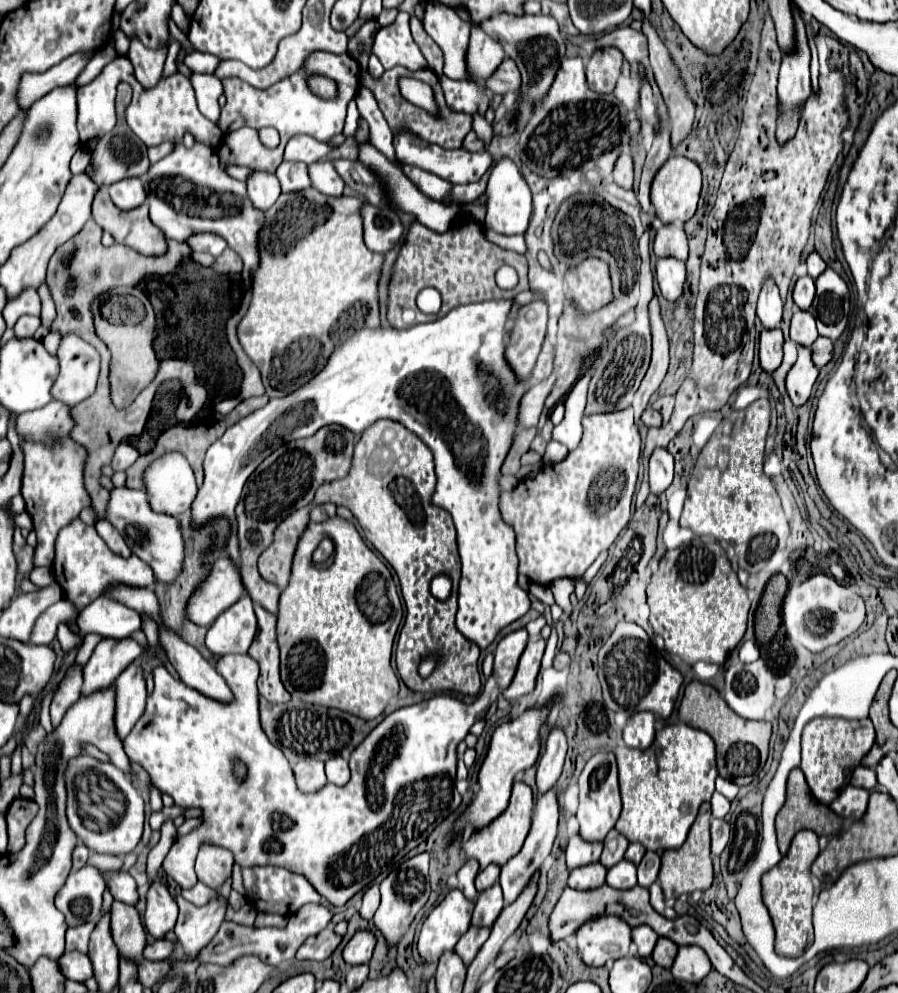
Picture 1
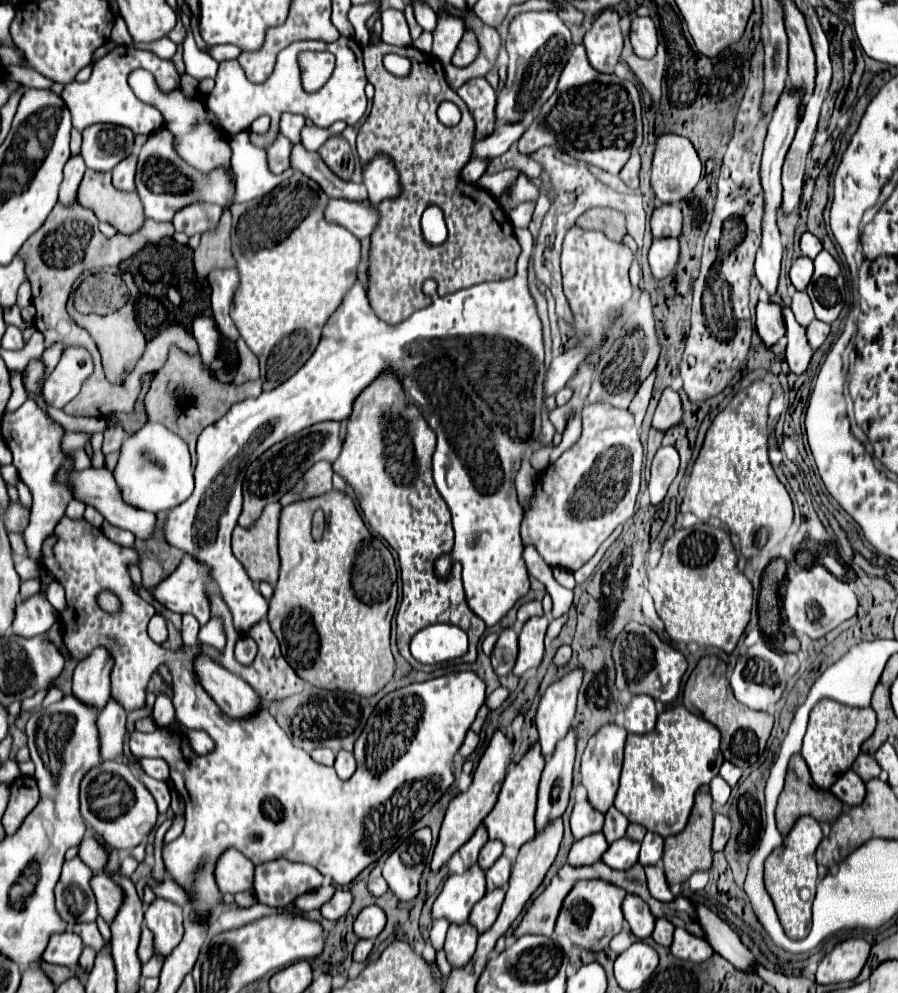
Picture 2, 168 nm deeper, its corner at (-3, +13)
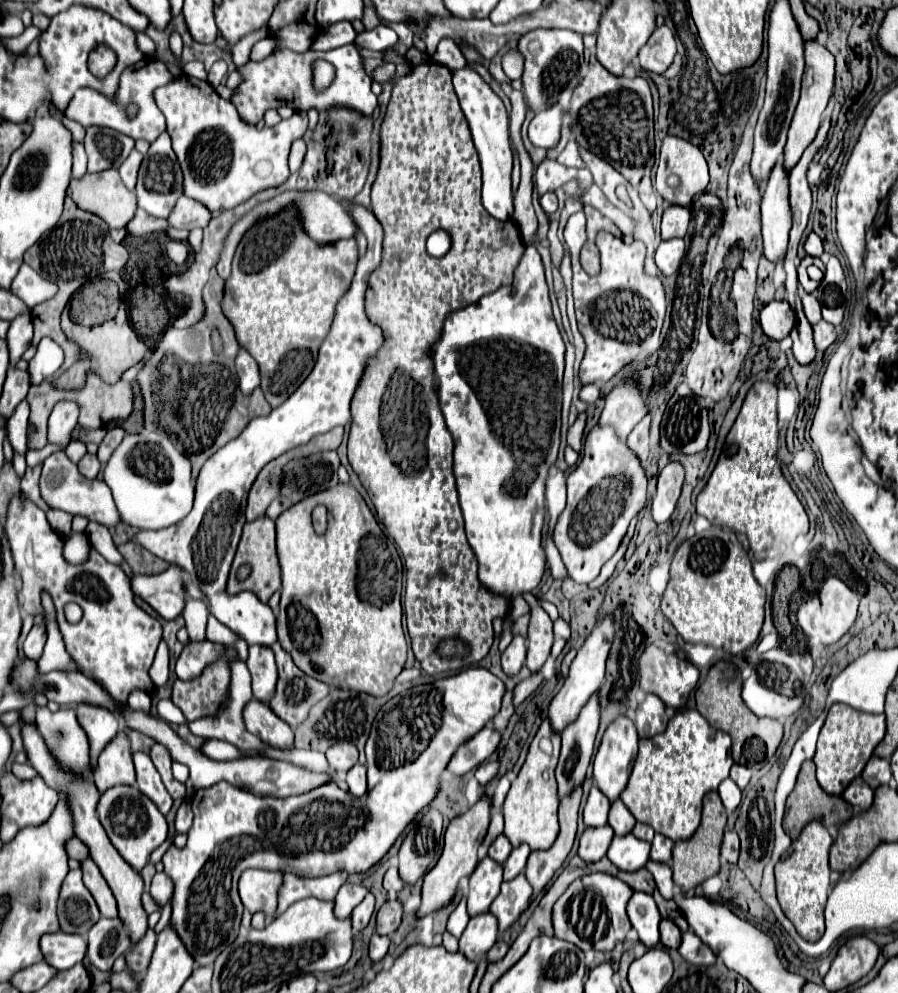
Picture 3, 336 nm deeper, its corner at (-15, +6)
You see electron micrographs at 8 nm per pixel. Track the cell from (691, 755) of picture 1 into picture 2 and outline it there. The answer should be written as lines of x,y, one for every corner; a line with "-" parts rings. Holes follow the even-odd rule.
684,706
670,708
658,716
656,730
650,734
628,734
626,748
624,748
624,768
620,776
620,788
614,800
614,806
634,824
642,824
646,830
668,838
684,830
692,804
694,794
702,784
710,784
712,778
718,774
724,758
720,752
720,732
714,724
708,724
704,718
688,712

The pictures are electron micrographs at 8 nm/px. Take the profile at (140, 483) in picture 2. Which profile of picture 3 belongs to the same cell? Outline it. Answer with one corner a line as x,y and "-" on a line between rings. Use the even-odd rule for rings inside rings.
142,431
136,435
126,435
108,459
102,479
114,495
122,523
130,527
158,531
176,525
190,513
194,503
190,461
164,433

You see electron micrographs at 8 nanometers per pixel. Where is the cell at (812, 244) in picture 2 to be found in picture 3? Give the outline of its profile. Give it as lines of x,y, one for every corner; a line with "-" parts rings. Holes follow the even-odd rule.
810,233
810,235
806,237
804,249
806,249
806,253
812,255
812,257
820,257
820,255
824,253
824,249
822,249
822,241
820,241
820,237
818,237
816,233

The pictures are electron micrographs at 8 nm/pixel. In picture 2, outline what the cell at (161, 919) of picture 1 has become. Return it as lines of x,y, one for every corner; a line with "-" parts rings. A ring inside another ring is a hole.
156,898
150,902
144,922
154,932
154,948
158,954
168,956
182,940
182,908
170,900

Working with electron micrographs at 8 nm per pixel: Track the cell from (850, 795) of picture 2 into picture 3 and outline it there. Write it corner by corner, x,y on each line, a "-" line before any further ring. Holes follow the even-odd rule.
856,777
856,779
846,787
846,791
842,793
842,797
844,797
850,805
858,805
860,809
868,809
868,807
872,805
874,791
864,783
862,777

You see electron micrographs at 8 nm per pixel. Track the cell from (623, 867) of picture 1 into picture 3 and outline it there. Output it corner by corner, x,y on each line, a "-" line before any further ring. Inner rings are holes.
628,833
612,839
606,857
622,871
638,871
650,859
650,845

